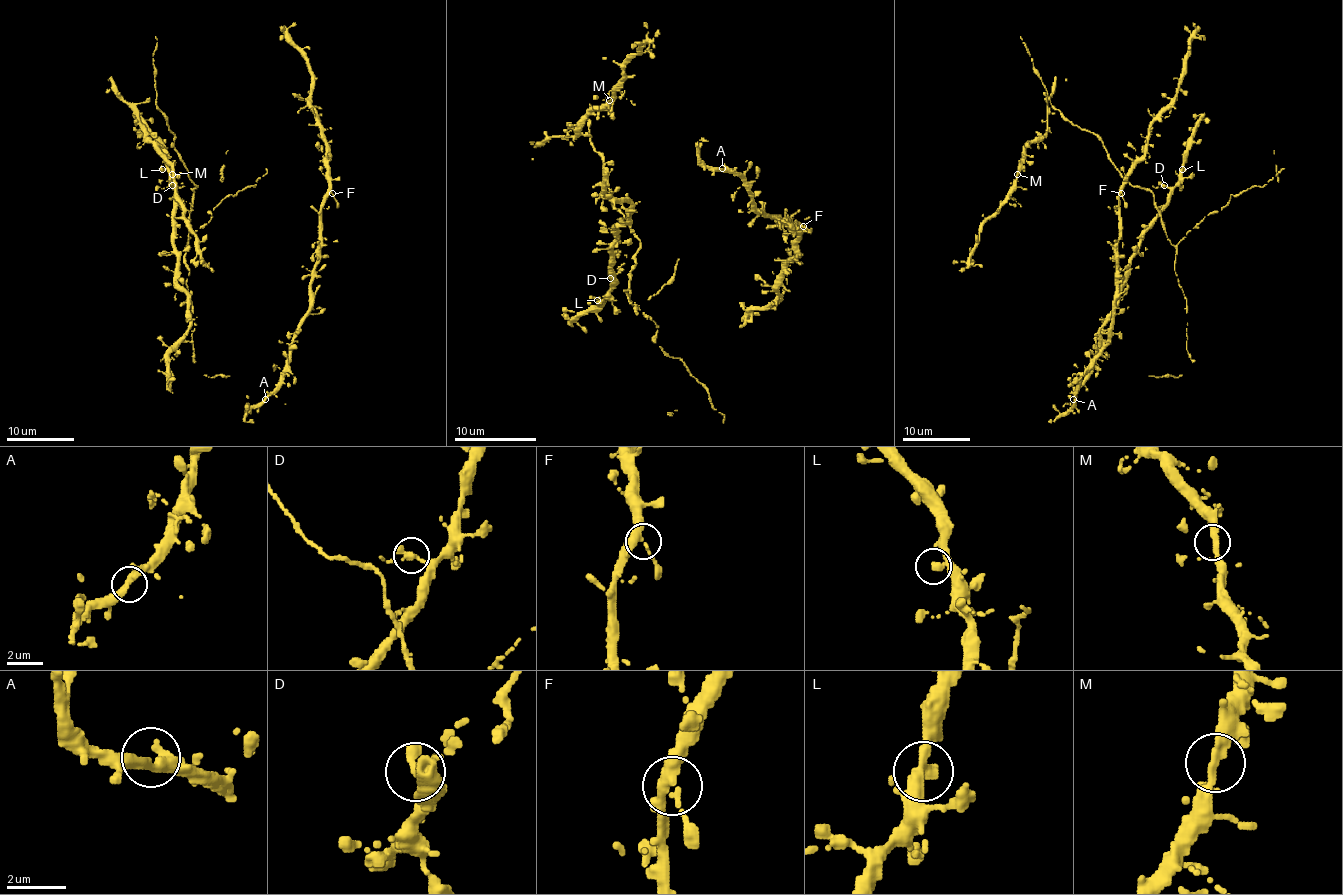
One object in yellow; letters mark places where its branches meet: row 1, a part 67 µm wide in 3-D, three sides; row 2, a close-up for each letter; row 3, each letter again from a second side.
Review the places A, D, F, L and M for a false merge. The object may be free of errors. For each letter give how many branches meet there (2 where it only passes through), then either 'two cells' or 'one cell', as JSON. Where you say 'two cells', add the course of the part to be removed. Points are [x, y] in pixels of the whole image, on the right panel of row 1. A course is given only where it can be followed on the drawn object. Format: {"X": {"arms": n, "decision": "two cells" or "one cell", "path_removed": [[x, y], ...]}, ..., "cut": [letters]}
{"A": {"arms": 2, "decision": "one cell"}, "D": {"arms": 2, "decision": "one cell"}, "F": {"arms": 3, "decision": "one cell"}, "L": {"arms": 2, "decision": "one cell"}, "M": {"arms": 2, "decision": "one cell"}, "cut": []}

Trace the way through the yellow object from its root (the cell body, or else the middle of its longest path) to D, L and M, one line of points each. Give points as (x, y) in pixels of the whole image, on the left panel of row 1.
D: (192, 340), (192, 305), (185, 285), (189, 275), (185, 263), (189, 210), (177, 205), (177, 191), (172, 185)
L: (192, 340), (192, 305), (185, 285), (189, 210), (177, 205), (177, 190), (168, 173), (162, 169)
M: (192, 340), (185, 248), (192, 190), (197, 186), (157, 101), (138, 103), (138, 123), (172, 174)

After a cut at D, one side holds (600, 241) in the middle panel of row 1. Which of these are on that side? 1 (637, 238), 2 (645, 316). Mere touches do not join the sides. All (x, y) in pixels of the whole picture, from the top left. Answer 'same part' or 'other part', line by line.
1: other part
2: other part

